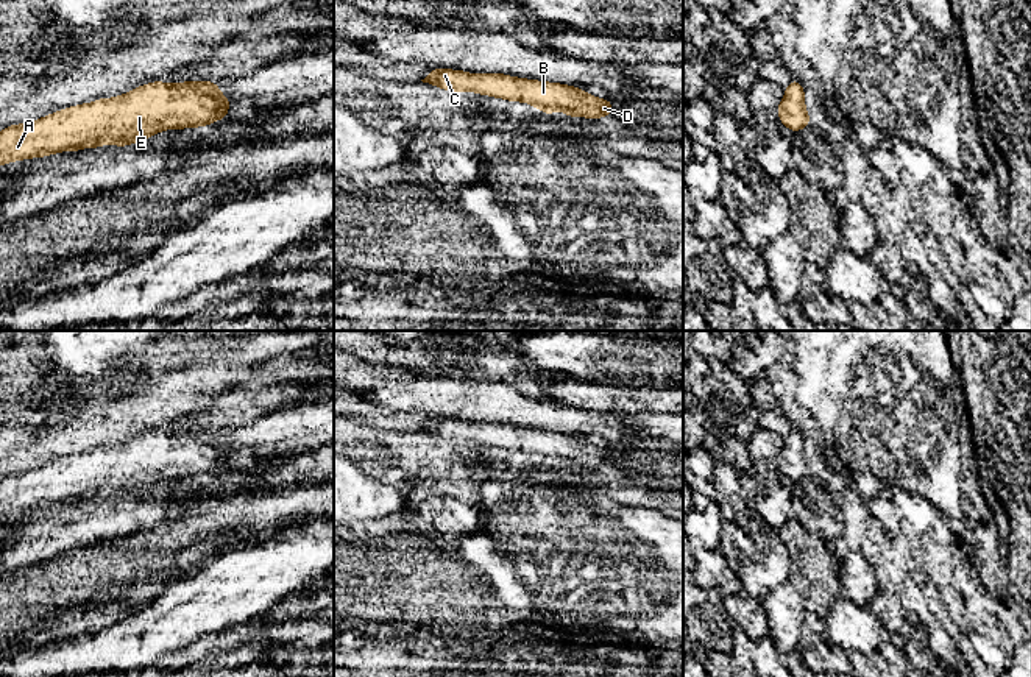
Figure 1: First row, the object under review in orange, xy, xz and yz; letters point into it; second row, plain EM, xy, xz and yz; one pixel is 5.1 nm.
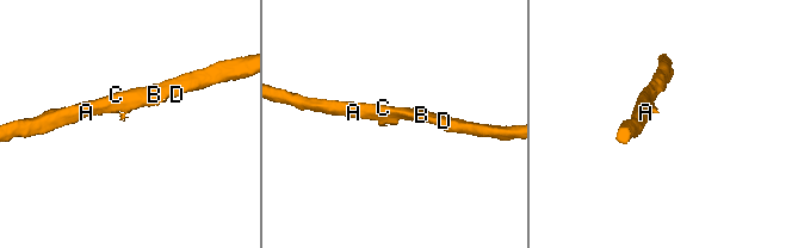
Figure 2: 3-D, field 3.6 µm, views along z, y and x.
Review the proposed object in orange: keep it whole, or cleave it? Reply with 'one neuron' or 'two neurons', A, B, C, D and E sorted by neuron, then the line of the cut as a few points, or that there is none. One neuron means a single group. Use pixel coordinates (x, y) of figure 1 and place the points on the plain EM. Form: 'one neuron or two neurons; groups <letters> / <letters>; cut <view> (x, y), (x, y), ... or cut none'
one neuron; groups A B C D E; cut none

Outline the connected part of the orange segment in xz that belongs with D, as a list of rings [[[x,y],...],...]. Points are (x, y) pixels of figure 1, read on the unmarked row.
[[[435,416],[421,431],[449,441],[476,441],[508,451],[529,452],[535,459],[541,459],[546,466],[554,460],[562,460],[568,466],[586,468],[601,468],[613,463],[610,449],[597,448],[580,437],[560,432]]]

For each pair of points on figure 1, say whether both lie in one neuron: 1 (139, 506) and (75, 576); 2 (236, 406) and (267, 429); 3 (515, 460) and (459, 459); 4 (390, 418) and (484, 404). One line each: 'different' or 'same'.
1: different
2: different
3: same
4: different

